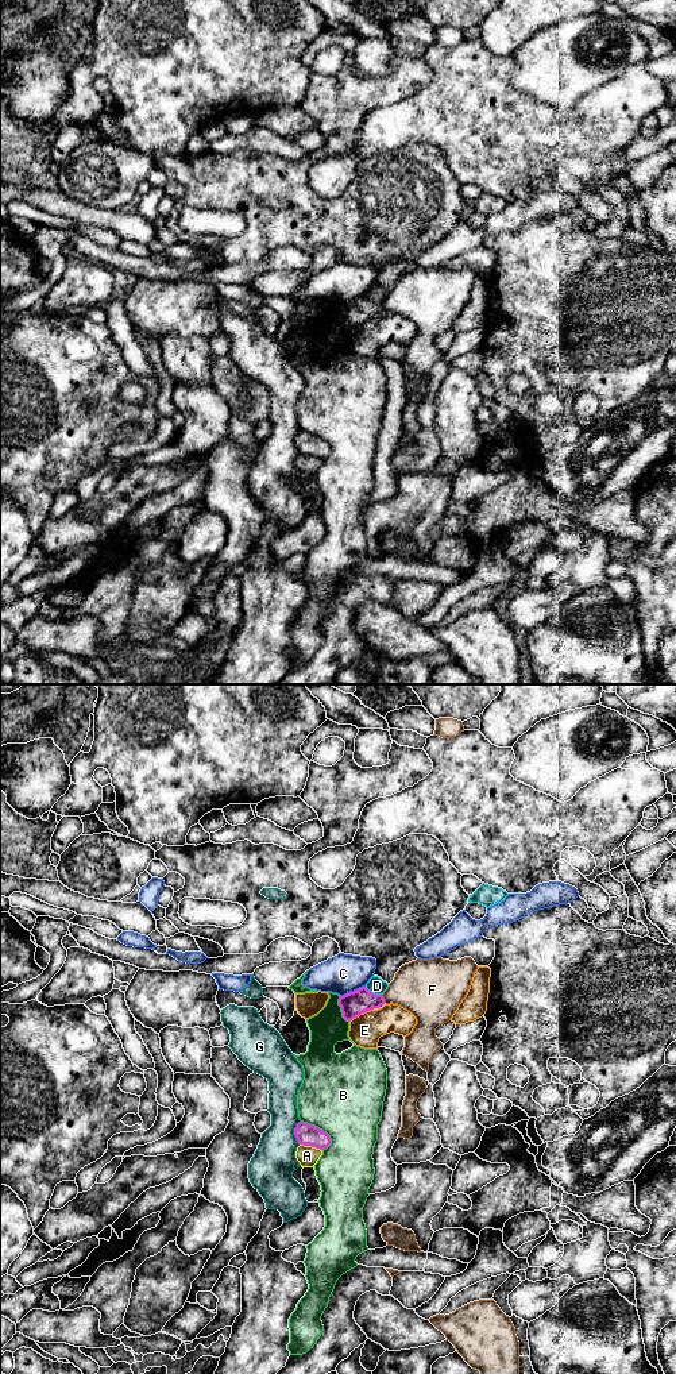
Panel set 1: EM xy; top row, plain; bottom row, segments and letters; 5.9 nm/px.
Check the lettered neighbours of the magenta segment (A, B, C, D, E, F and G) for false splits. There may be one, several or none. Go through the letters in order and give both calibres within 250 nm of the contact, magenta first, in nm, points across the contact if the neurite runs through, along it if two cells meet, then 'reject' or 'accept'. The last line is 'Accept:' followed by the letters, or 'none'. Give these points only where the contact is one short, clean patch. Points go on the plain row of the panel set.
A: 130/120 nm | reject
B: 130/480 nm | reject
C: 150/240 nm | reject
D: 150/100 nm | reject
E: 150/190 nm | reject
F: 150/320 nm | reject
G: 130/260 nm | along xy (300, 429), (294, 437), (294, 446), (298, 452) | reject
Accept: none

